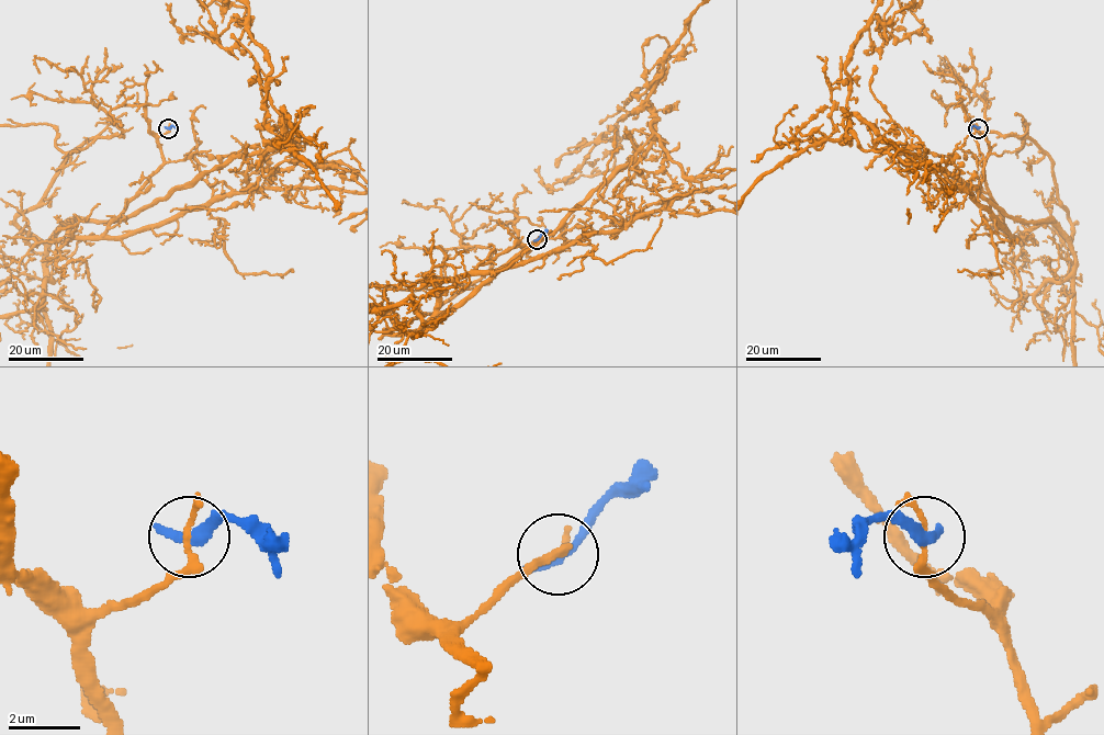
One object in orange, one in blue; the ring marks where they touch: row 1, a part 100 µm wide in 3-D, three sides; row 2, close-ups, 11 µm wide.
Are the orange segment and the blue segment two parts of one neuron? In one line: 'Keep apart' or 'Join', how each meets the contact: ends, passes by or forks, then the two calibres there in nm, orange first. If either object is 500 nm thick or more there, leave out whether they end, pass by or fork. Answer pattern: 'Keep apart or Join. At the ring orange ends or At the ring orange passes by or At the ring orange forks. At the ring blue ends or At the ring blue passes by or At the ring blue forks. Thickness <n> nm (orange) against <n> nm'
Keep apart. At the ring orange passes by. At the ring blue ends. Thickness 170 nm (orange) against 360 nm

